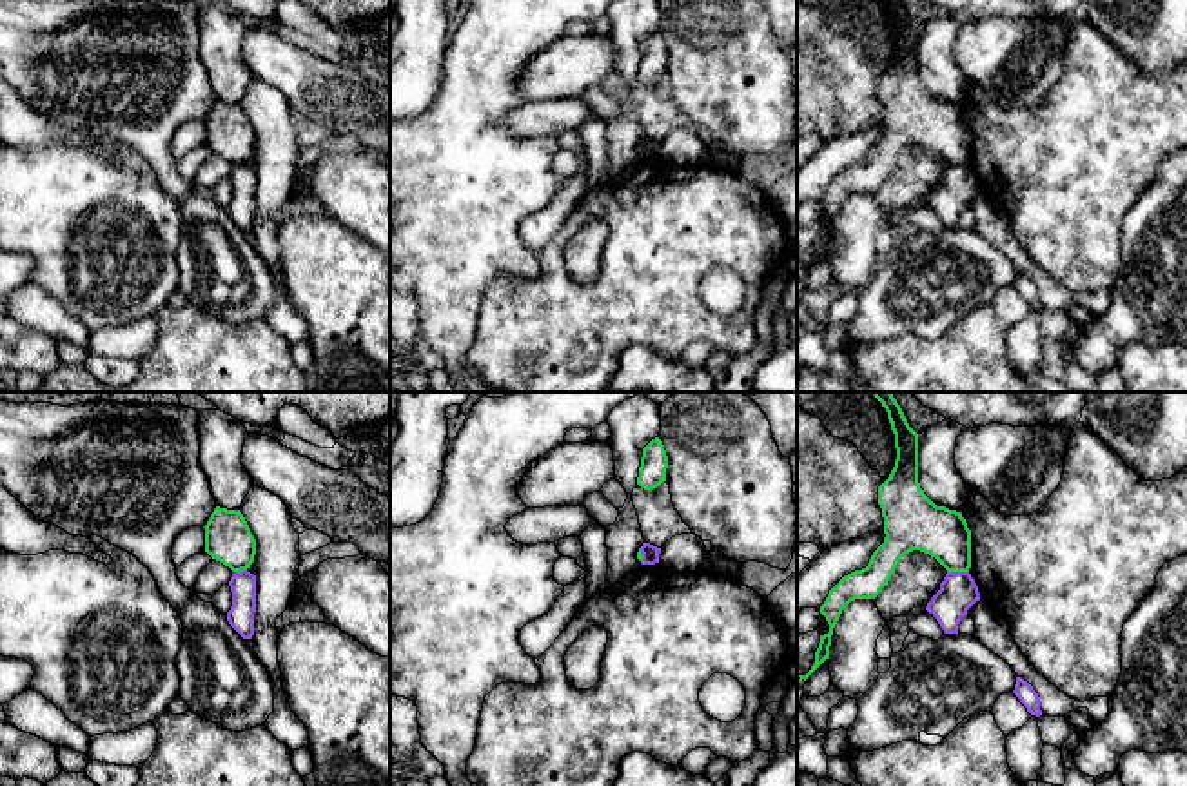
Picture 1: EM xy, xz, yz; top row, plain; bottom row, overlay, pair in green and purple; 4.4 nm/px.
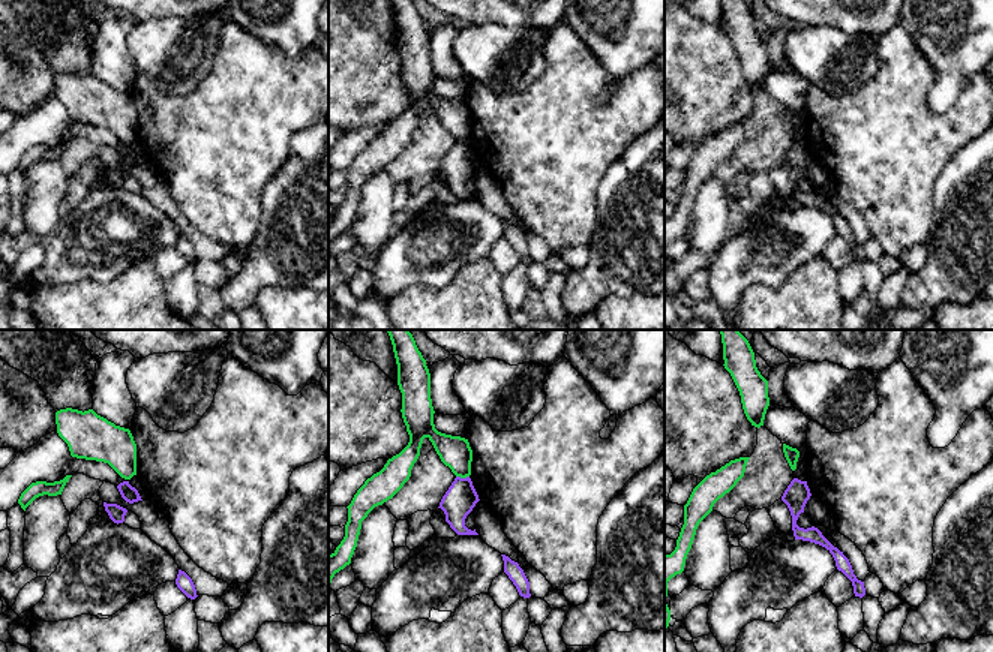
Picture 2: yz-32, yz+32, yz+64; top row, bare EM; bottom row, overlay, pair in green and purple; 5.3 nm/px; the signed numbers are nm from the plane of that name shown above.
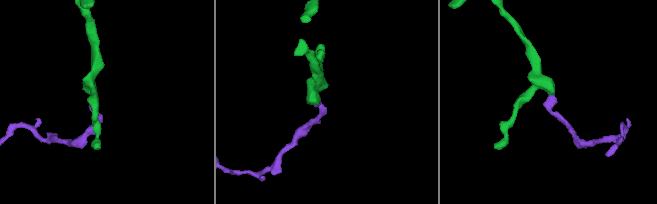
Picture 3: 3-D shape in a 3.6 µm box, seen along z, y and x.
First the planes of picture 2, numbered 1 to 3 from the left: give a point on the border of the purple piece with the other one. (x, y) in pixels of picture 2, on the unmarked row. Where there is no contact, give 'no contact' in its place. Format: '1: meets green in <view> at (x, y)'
1: no contact
2: meets green in yz+32 at (462, 141)
3: no contact

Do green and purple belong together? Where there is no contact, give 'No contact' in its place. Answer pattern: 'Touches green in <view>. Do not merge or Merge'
Touches green in yz. Do not merge

